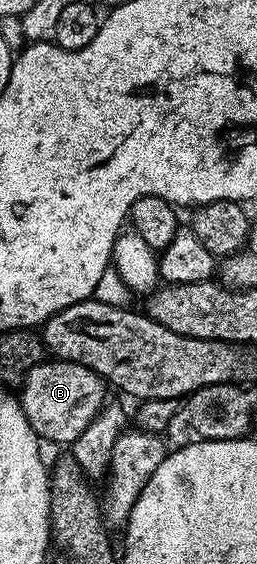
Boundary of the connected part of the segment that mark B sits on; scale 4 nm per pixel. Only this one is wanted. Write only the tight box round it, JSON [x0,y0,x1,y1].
[19,359,107,446]

